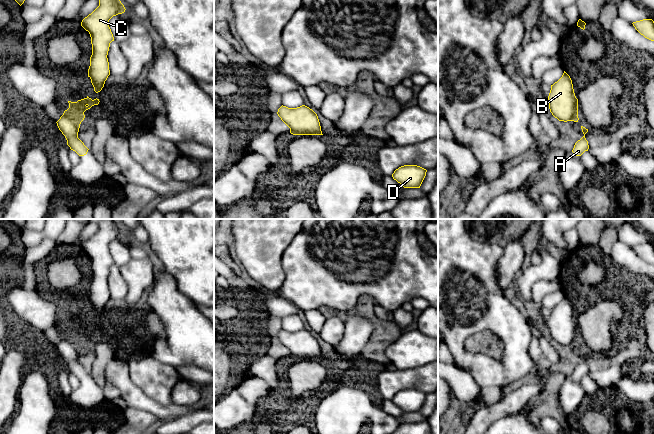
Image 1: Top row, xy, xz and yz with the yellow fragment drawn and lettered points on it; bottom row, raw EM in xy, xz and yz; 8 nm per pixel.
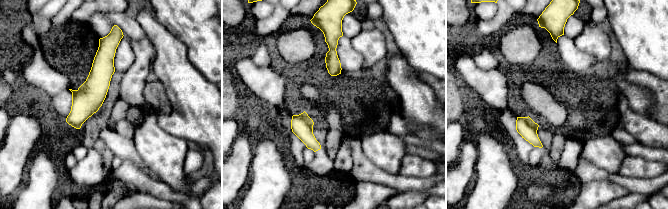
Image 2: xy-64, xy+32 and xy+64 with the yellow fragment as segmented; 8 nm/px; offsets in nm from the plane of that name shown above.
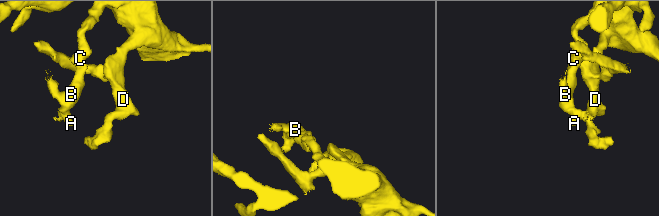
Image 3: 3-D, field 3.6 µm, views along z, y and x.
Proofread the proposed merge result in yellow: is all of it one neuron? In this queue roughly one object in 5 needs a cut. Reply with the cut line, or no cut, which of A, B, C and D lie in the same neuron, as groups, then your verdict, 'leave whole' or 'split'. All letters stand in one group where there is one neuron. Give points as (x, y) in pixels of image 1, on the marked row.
no cut | A B C D | leave whole

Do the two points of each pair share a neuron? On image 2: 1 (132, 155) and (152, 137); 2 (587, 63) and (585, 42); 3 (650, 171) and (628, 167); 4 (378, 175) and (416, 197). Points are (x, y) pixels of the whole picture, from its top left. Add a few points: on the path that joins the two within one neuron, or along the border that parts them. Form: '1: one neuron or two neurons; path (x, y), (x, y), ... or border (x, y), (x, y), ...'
1: two neurons; border (132, 138), (136, 152), (150, 170)
2: two neurons; border (573, 39), (579, 49), (589, 53), (602, 67)
3: one neuron; path (645, 169), (633, 167)
4: two neurons; border (430, 187), (424, 190), (407, 190), (399, 193)

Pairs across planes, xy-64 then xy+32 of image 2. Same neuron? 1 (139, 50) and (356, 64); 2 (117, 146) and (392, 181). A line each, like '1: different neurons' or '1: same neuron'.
1: different neurons
2: same neuron

